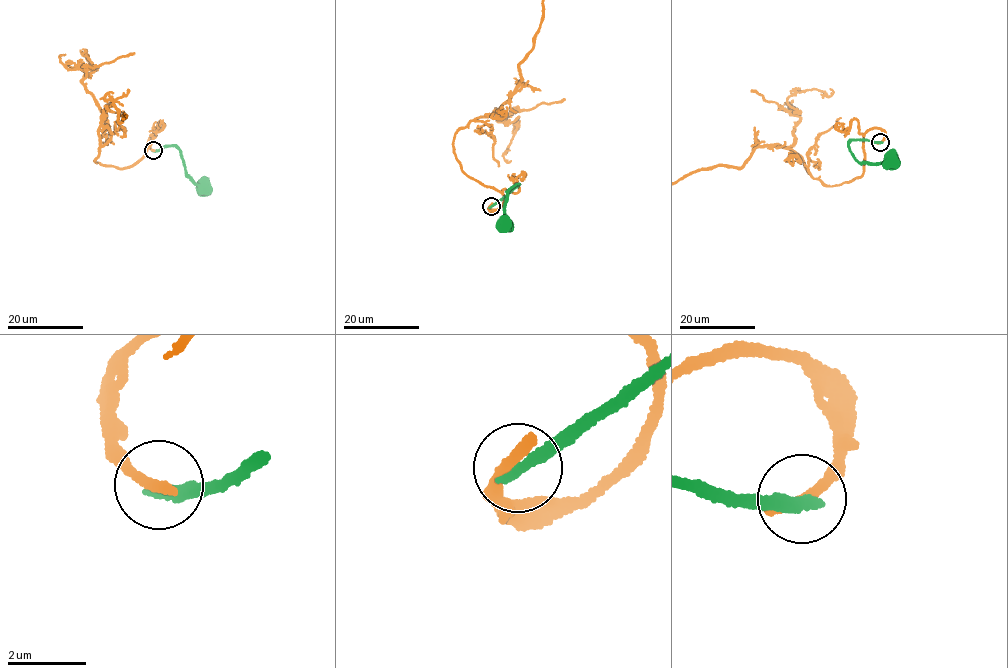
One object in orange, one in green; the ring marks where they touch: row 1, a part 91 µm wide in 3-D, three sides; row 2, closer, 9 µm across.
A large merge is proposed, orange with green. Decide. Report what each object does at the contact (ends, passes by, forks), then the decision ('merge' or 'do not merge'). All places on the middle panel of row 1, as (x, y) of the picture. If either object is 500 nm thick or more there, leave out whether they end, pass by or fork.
orange ends; green ends; do not merge

